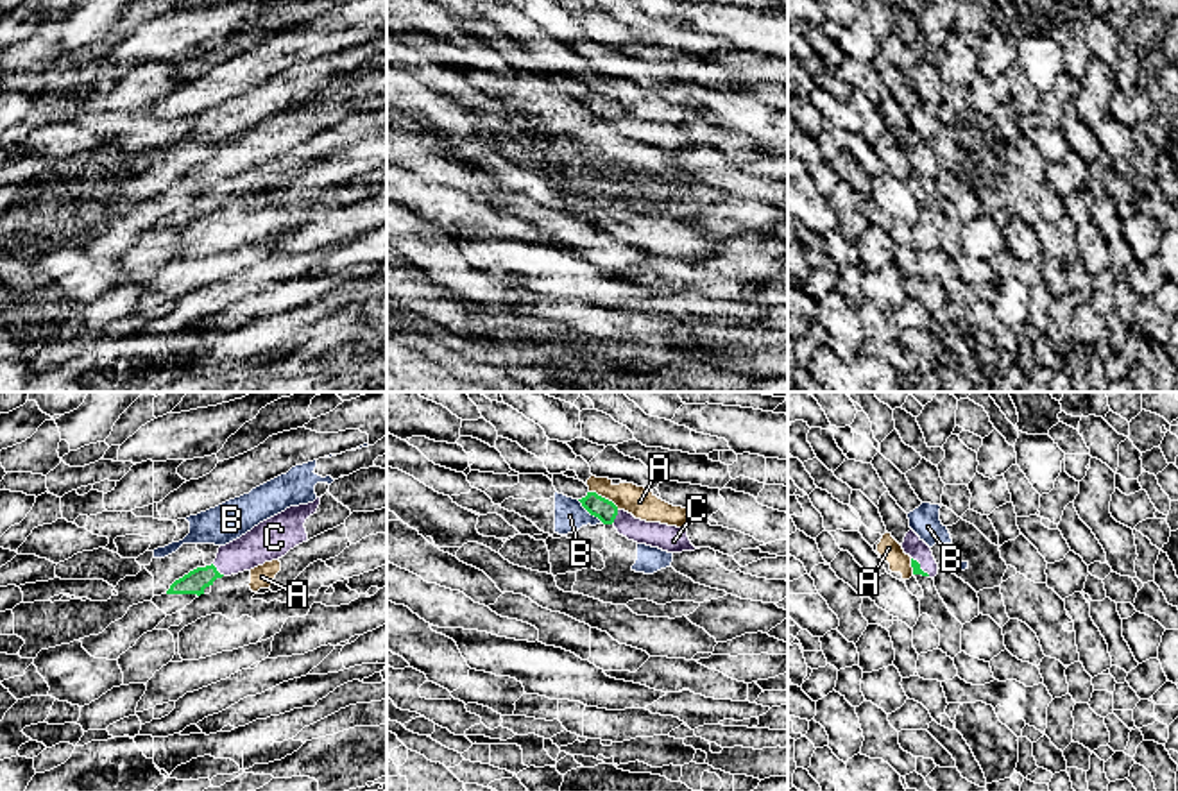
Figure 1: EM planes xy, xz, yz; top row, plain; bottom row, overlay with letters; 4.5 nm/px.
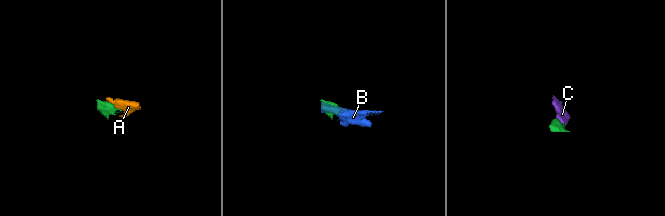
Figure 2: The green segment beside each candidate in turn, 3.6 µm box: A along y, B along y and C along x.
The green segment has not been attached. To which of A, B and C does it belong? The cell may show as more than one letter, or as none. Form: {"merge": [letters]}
{"merge": ["C"]}

